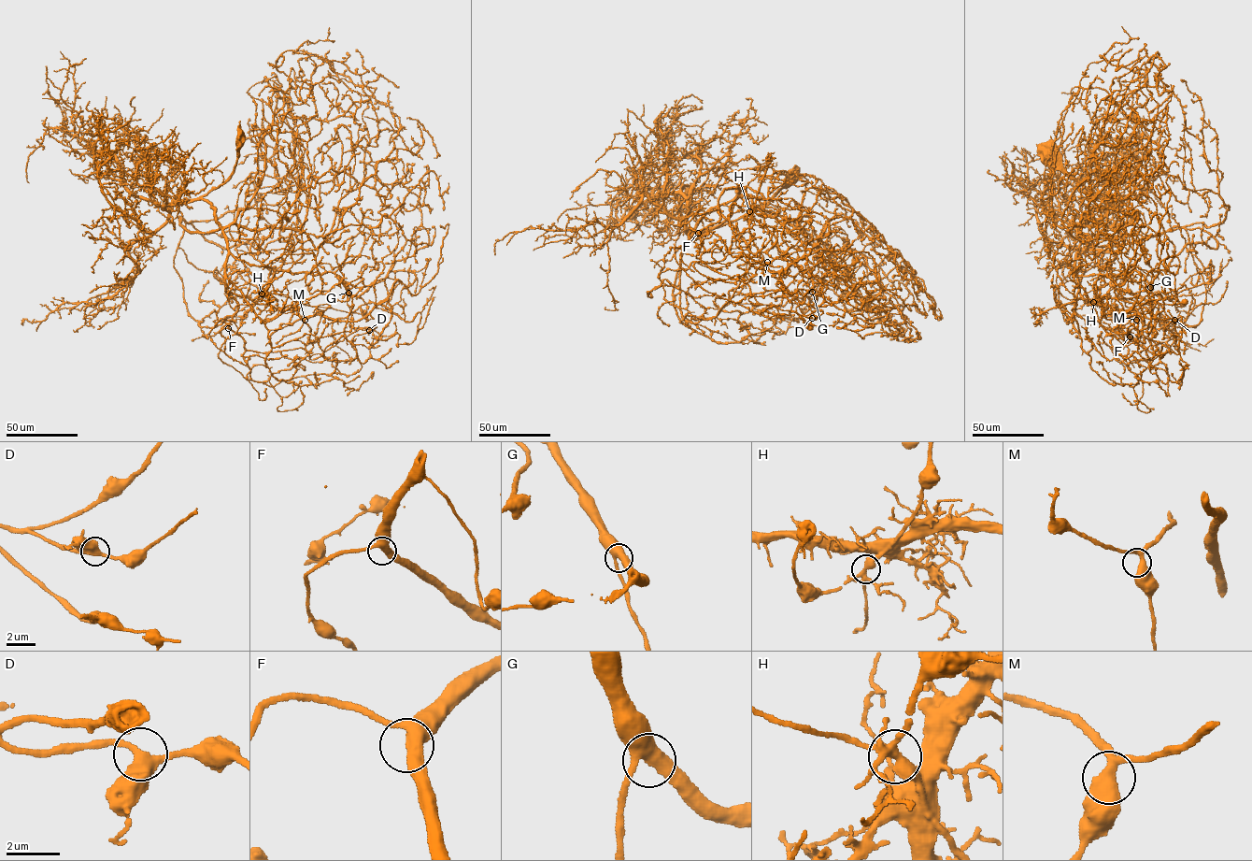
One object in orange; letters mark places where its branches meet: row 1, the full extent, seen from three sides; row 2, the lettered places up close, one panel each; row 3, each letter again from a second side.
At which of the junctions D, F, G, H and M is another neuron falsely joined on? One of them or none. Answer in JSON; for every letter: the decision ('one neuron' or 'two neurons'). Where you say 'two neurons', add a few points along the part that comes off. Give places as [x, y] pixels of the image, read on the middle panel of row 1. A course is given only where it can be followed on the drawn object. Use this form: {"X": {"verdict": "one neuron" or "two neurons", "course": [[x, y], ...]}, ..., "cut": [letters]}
{"D": {"verdict": "one neuron"}, "F": {"verdict": "one neuron"}, "G": {"verdict": "one neuron"}, "H": {"verdict": "two neurons", "course": [[749, 211], [749, 255], [735, 291], [711, 319], [685, 315]]}, "M": {"verdict": "one neuron"}, "cut": ["H"]}

